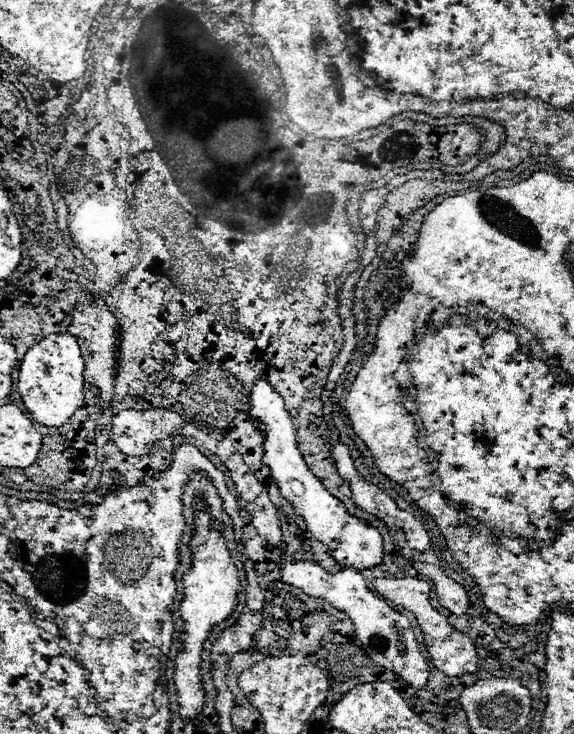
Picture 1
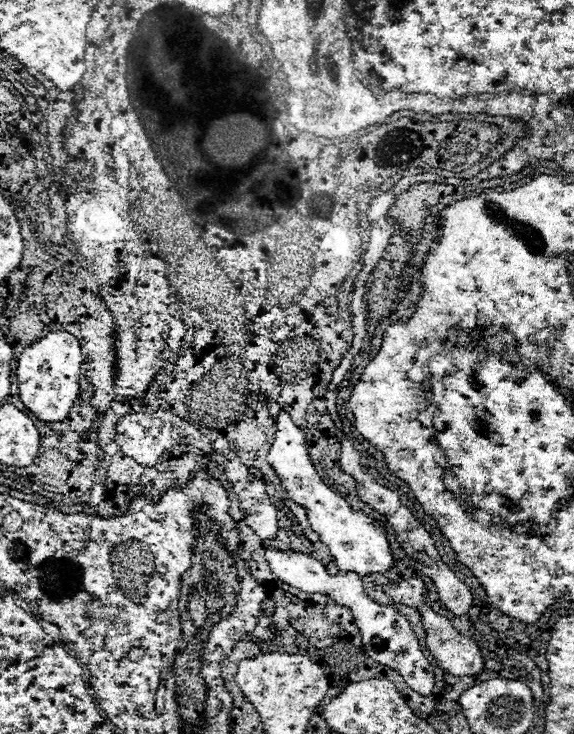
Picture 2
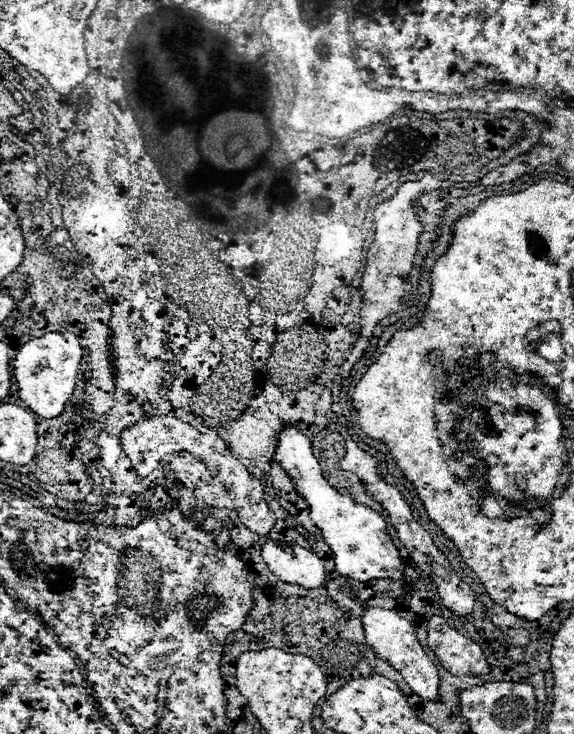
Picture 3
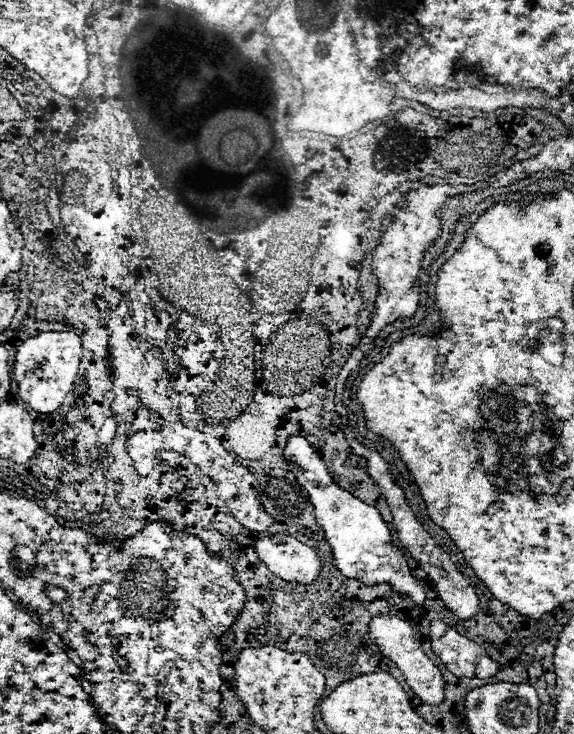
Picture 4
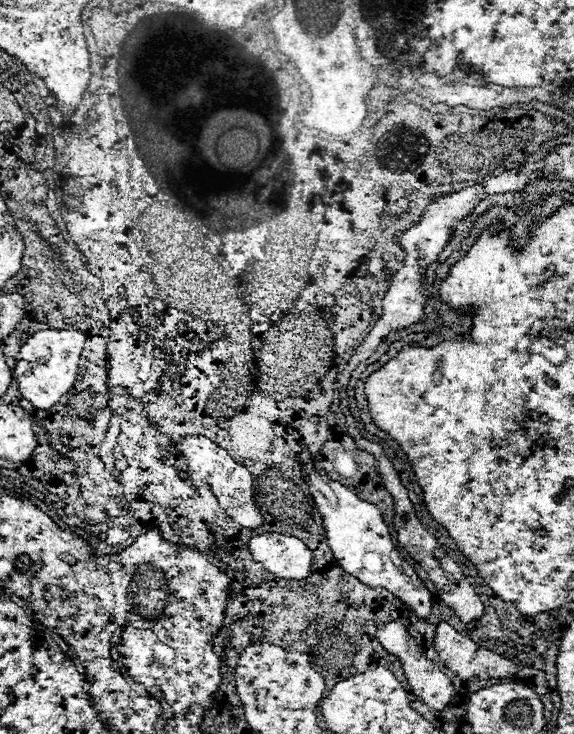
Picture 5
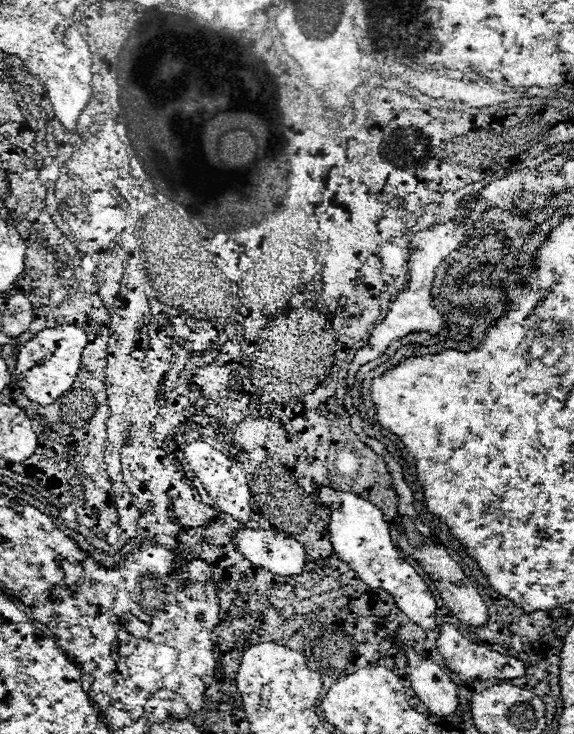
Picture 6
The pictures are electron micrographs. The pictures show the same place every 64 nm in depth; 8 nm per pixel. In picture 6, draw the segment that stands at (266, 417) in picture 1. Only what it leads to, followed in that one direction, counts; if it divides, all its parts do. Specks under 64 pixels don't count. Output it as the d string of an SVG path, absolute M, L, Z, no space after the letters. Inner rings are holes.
M318 484L316 490L322 506L330 510L328 536L336 558L346 562L356 572L356 576L370 588L384 588L388 594L392 594L394 602L410 620L420 624L424 630L432 630L436 626L436 602L432 598L432 592L428 590L420 574L416 574L416 570L400 558L396 546L392 544L390 528L384 520L382 510L352 492L340 492L330 486Z

